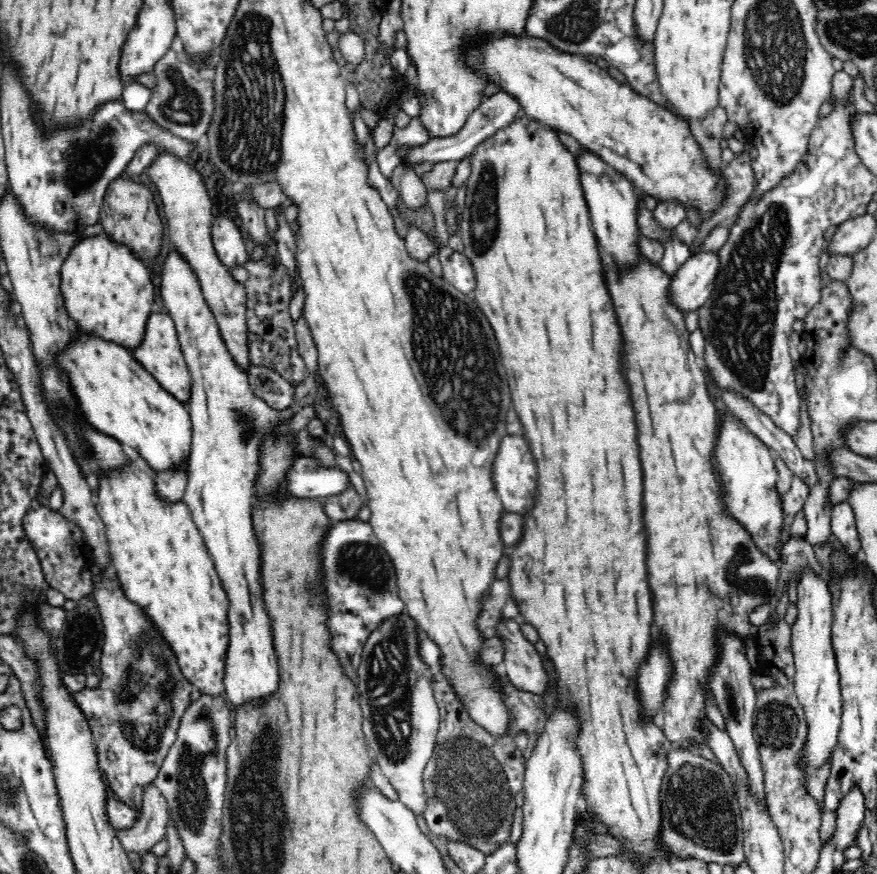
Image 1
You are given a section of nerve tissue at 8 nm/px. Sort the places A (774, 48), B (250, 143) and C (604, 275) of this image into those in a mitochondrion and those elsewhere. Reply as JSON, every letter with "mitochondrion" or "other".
{"A":"mitochondrion","B":"mitochondrion","C":"other"}

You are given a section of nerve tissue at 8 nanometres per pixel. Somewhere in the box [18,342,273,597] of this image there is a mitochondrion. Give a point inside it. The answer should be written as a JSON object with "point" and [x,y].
{"point":[89,455]}

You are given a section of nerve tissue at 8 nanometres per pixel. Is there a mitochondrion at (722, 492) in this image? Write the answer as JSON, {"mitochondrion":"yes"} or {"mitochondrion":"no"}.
{"mitochondrion":"no"}

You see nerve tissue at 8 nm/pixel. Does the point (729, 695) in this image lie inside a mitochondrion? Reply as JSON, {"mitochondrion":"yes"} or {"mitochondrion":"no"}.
{"mitochondrion":"yes"}

